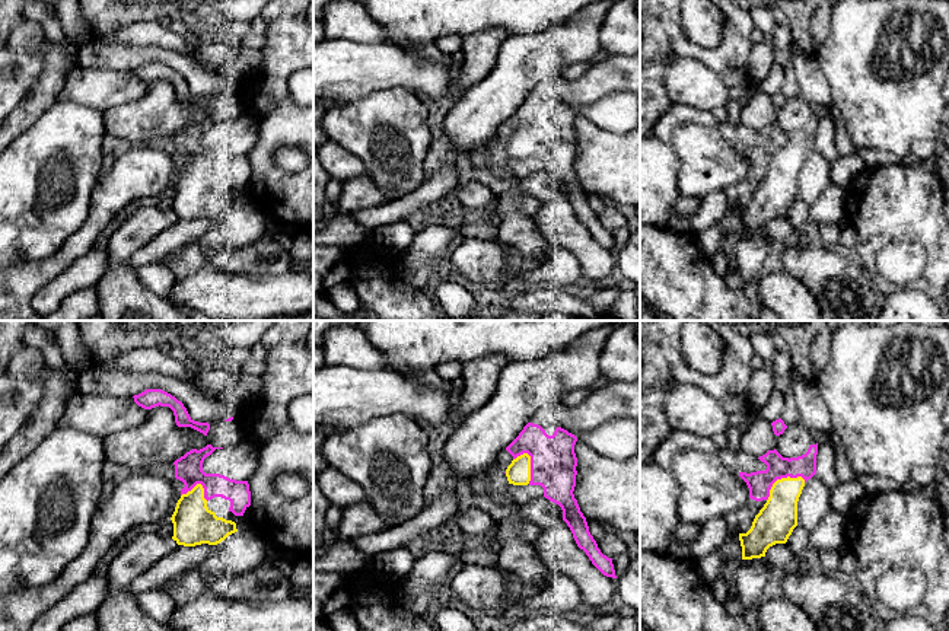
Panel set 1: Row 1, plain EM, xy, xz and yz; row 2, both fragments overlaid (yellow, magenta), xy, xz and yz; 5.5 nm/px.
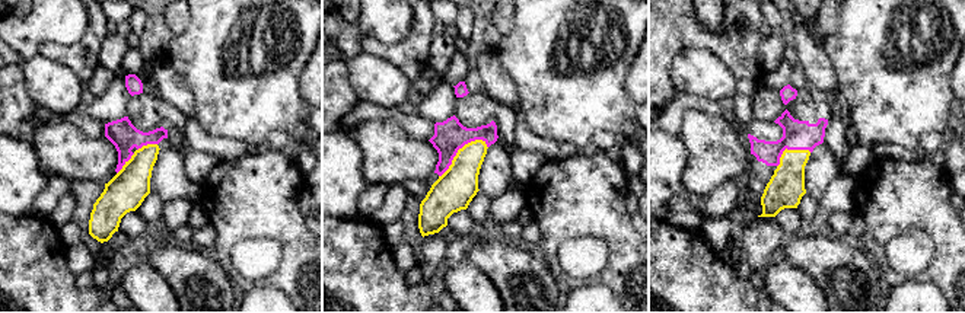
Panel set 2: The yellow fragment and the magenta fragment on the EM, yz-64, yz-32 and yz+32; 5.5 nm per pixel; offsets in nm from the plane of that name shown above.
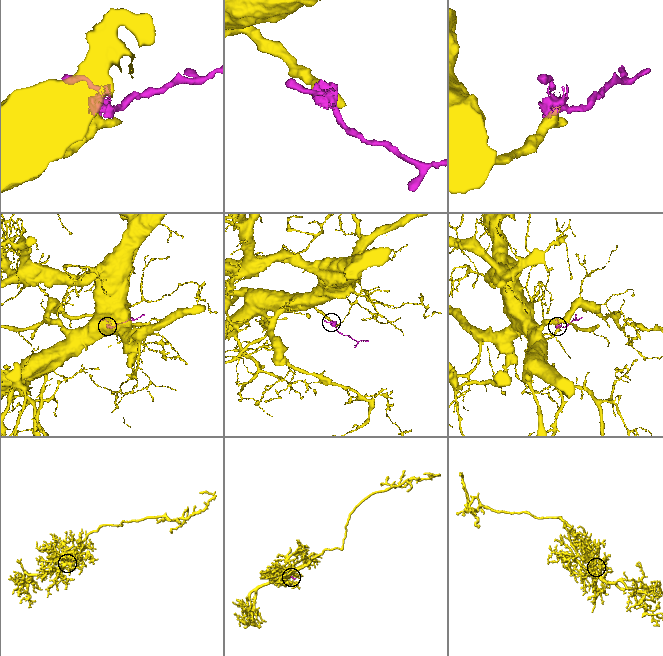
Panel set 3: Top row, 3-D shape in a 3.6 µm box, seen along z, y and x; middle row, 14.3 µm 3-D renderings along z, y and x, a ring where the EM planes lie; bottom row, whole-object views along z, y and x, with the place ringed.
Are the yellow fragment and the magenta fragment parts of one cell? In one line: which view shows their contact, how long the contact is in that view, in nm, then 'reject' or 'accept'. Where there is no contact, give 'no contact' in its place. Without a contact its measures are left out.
contact in yz; length 240 nm; accept

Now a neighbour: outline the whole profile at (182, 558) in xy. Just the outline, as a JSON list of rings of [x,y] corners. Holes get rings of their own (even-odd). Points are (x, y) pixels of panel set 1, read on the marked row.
[[[208,544],[178,545],[172,552],[155,563],[150,570],[134,579],[128,590],[138,596],[147,590],[165,587],[166,583],[184,573],[198,568],[214,552],[214,548],[216,545]]]

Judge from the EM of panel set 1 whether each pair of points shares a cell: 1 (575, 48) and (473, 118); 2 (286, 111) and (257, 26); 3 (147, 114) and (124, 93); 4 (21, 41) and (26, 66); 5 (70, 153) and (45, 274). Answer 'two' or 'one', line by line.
1: one
2: two
3: two
4: two
5: two

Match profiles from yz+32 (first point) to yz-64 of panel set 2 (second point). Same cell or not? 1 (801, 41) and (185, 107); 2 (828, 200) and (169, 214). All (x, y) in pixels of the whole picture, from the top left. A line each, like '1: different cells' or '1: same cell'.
1: same cell
2: same cell

